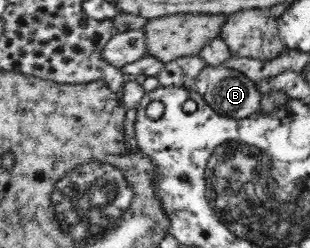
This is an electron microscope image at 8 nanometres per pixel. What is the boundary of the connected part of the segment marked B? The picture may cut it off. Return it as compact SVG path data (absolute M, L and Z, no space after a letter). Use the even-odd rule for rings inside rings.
M206 64L195 75L190 86L207 101L208 106L216 113L234 119L244 119L244 117L251 116L259 109L263 97L260 88L249 77L224 65L211 66Z

